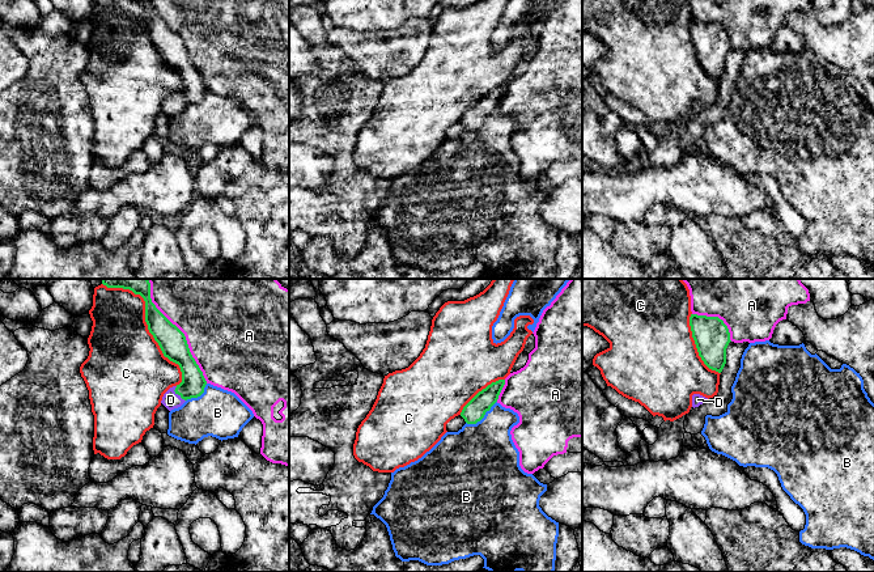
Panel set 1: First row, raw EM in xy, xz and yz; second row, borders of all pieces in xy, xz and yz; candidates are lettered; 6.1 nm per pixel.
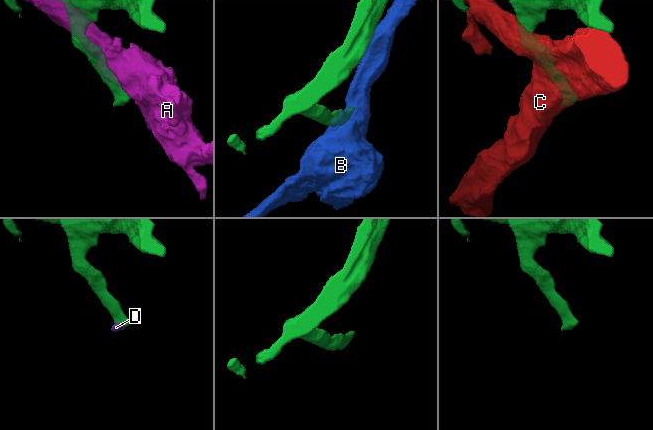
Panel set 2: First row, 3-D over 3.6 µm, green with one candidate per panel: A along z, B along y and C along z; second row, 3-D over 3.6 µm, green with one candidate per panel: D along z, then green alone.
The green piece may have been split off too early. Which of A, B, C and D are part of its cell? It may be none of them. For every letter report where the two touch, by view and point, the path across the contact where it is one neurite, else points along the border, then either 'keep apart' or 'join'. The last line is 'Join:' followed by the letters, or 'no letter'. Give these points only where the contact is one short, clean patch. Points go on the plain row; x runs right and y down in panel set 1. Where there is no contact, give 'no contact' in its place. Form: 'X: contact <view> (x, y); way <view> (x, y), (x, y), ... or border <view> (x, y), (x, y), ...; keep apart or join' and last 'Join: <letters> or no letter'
A: contact xy (185, 45); keep apart
B: contact xz (482, 125); border xz (496, 107), (479, 127), (466, 130); keep apart
C: contact xy (155, 46); keep apart
D: contact xy (178, 101); way xy (192, 90), (178, 101), (170, 106); join
Join: D

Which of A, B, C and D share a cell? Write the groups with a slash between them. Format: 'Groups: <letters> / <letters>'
Groups: A / B / C / D

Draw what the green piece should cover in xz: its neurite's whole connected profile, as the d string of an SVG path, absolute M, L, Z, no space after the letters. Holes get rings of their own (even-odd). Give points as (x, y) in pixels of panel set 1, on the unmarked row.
M505 86L492 89L479 98L462 116L461 123L467 131L476 131L485 119L497 109L498 102L505 92Z

